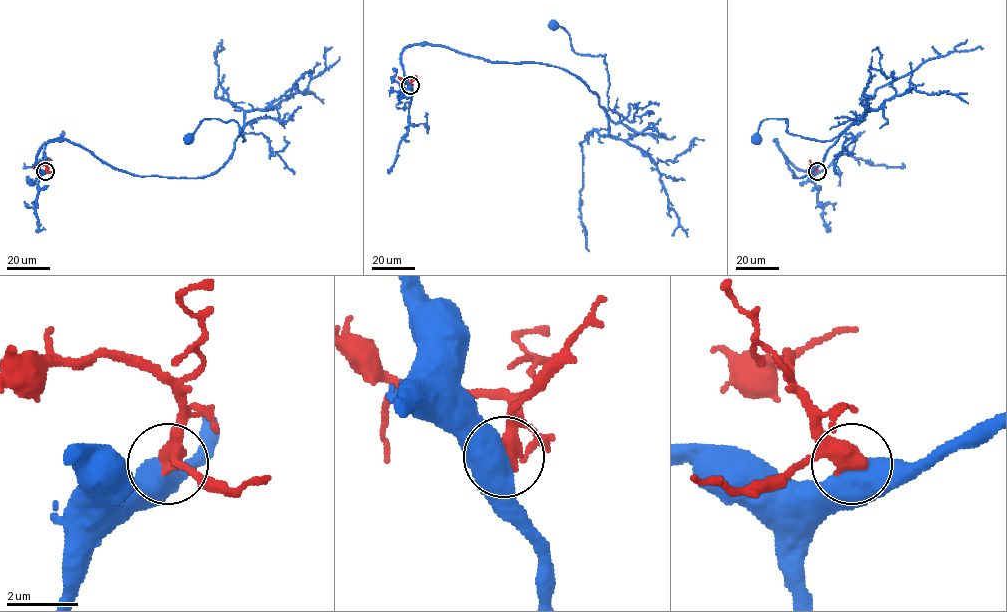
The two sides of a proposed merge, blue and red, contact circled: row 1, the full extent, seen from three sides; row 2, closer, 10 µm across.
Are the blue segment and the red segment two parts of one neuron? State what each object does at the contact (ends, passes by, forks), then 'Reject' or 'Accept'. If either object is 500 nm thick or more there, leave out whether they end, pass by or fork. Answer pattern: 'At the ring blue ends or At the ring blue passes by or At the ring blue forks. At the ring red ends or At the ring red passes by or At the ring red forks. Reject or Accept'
Reject

